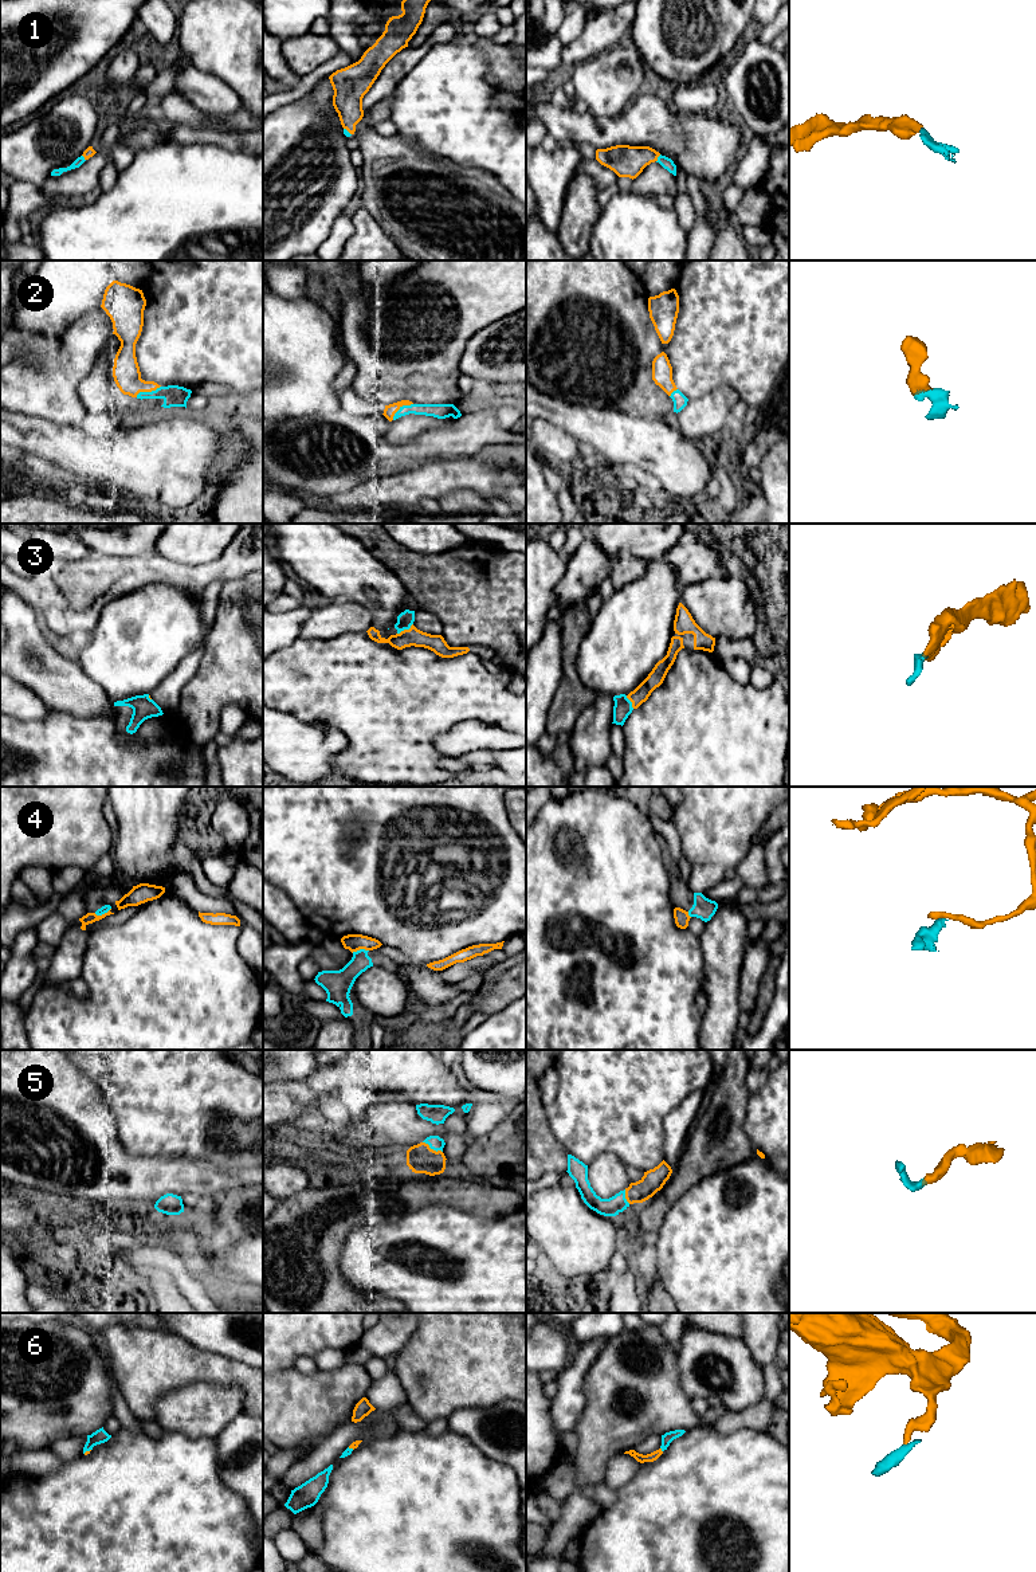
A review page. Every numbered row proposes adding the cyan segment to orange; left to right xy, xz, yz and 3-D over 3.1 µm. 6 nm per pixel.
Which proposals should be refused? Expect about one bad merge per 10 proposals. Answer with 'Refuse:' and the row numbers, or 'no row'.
Refuse: 4

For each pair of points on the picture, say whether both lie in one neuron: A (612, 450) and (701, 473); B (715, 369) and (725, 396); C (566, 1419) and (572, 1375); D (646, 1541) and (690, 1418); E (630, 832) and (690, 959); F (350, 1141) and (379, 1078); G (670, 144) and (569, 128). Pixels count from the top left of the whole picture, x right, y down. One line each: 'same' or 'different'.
A: same
B: different
C: same
D: different
E: same
F: different
G: same

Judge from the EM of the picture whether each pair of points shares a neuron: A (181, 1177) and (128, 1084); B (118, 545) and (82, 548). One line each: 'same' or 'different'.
A: different
B: same

